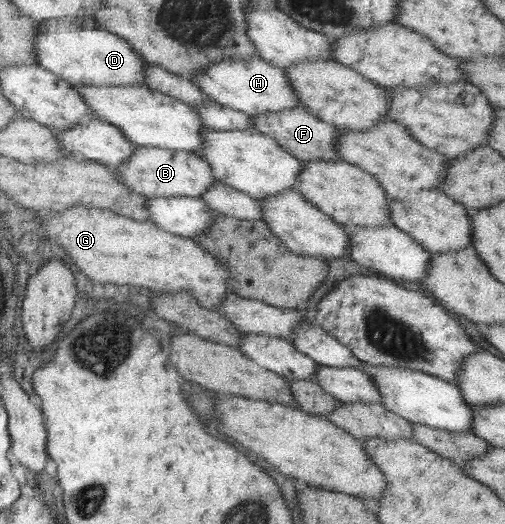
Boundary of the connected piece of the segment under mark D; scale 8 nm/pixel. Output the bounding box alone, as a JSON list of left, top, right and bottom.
[34,16,146,86]

